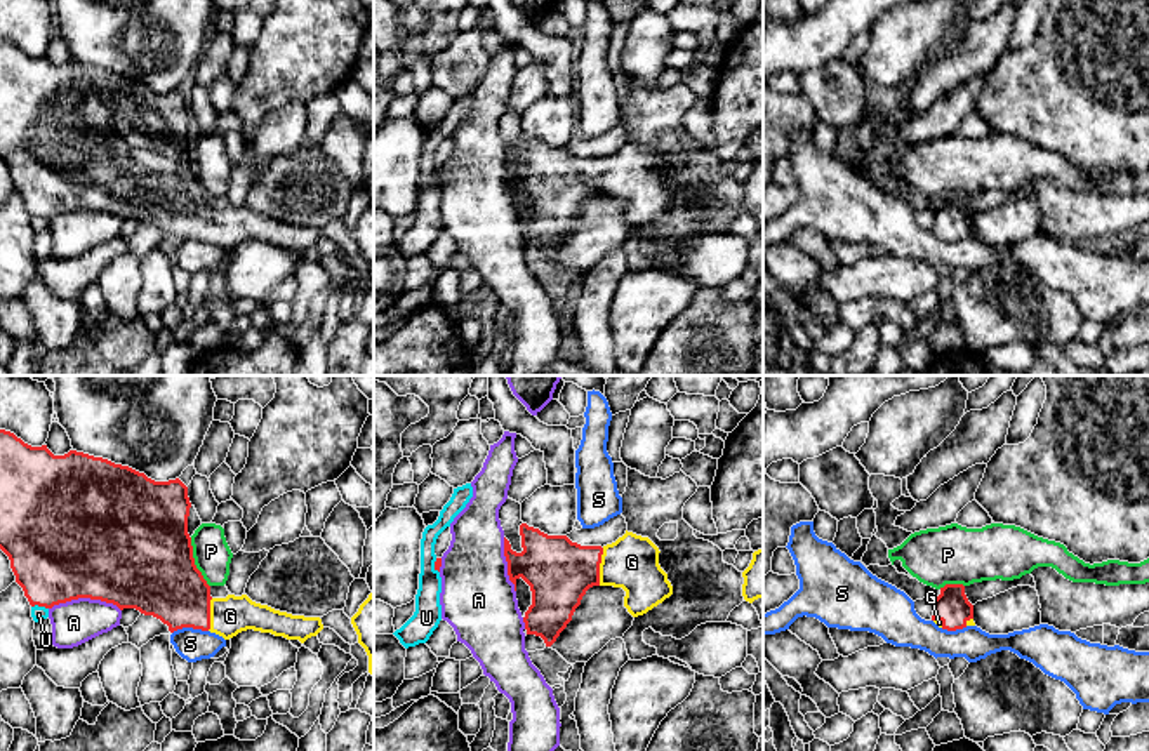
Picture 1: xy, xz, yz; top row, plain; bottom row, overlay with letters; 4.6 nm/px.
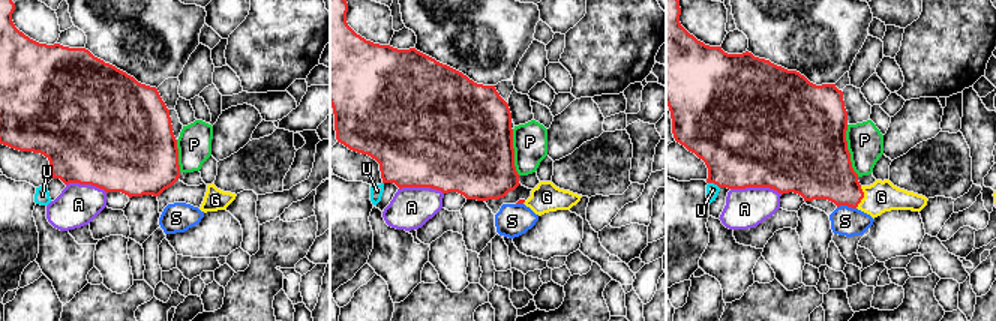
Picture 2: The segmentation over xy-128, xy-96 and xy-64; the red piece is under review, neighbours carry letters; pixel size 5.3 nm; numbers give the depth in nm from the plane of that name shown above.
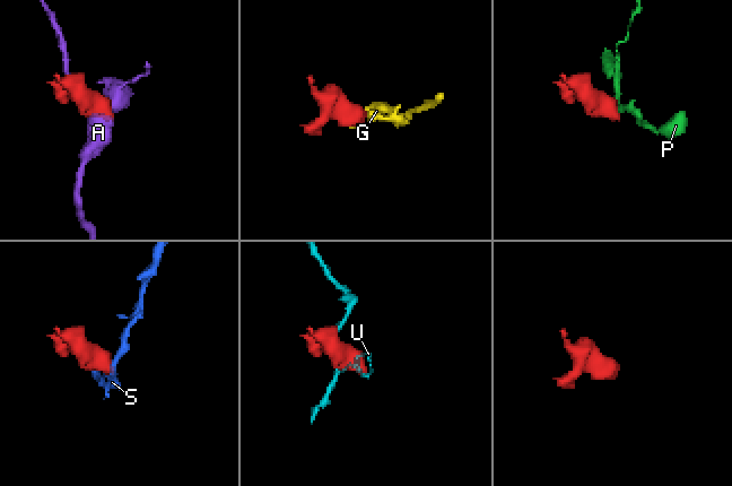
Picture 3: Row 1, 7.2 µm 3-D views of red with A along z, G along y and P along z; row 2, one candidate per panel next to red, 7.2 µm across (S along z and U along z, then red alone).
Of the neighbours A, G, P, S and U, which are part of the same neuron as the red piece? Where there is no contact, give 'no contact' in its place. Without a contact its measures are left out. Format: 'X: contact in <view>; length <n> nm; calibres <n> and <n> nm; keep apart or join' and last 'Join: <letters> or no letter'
A: contact in xy; length 340 nm; calibres 500 and 200 nm; keep apart
G: contact in xz; length 180 nm; calibres 300 and 240 nm; join
P: contact in xy; length 240 nm; calibres 480 and 170 nm; keep apart
S: contact in xy; length 170 nm; calibres 340 and 150 nm; keep apart
U: contact in xy; length 80 nm; calibres 440 and 70 nm; keep apart
Join: G

